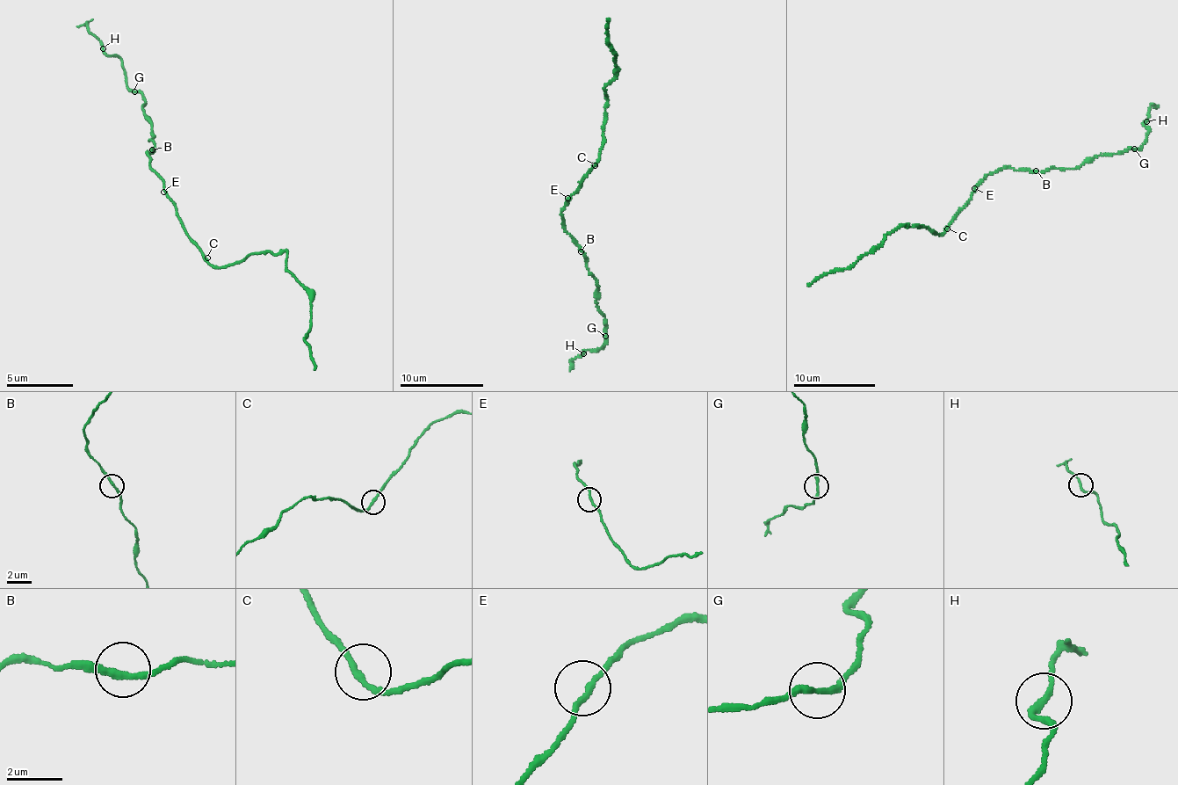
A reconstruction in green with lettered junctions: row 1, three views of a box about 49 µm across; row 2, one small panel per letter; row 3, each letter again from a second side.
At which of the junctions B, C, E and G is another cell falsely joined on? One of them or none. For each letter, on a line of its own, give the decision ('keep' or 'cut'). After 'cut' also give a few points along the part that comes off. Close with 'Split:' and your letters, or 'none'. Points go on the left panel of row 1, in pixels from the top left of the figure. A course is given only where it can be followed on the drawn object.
B: keep
C: keep
E: keep
G: cut; course (133, 90), (129, 90), (120, 61), (104, 48), (89, 26), (76, 25)
Split: G

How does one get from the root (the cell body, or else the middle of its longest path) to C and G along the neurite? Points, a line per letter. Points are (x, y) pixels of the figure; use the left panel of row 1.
C: (164, 191), (191, 240), (207, 258)
G: (164, 191), (148, 168), (152, 123), (141, 113), (146, 102), (133, 90)

